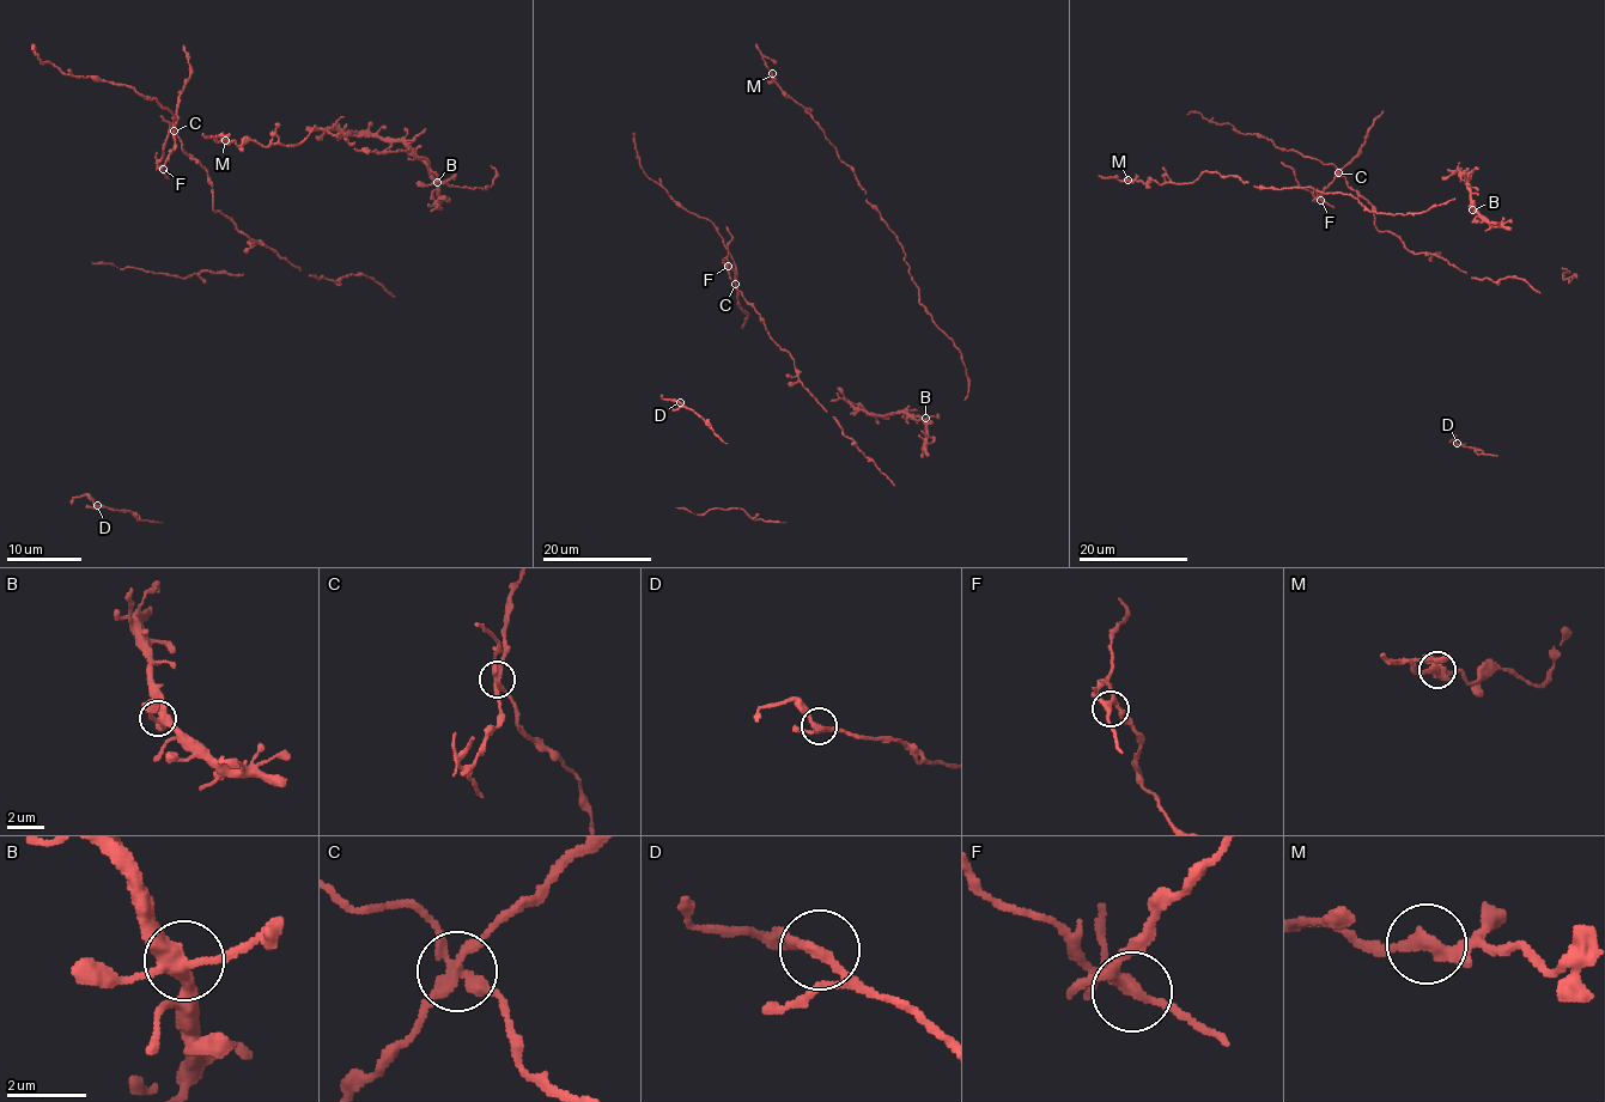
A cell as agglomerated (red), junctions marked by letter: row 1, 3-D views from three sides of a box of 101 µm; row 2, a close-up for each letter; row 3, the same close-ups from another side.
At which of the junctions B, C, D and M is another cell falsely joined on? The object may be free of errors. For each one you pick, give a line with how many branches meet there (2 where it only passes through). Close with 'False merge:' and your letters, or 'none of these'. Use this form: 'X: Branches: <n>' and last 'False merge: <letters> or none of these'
C: Branches: 4
False merge: C

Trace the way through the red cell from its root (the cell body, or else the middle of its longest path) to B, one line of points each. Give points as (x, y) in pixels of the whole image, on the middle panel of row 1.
B: (925, 455), (925, 418)

